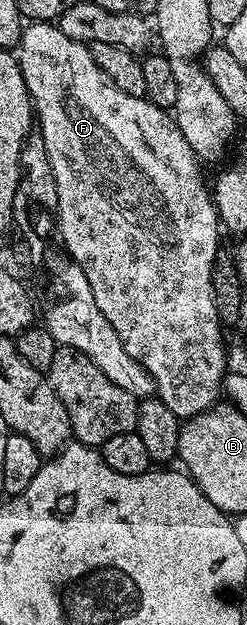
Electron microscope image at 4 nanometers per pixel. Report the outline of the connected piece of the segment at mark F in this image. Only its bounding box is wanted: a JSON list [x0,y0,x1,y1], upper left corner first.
[18,22,229,418]

